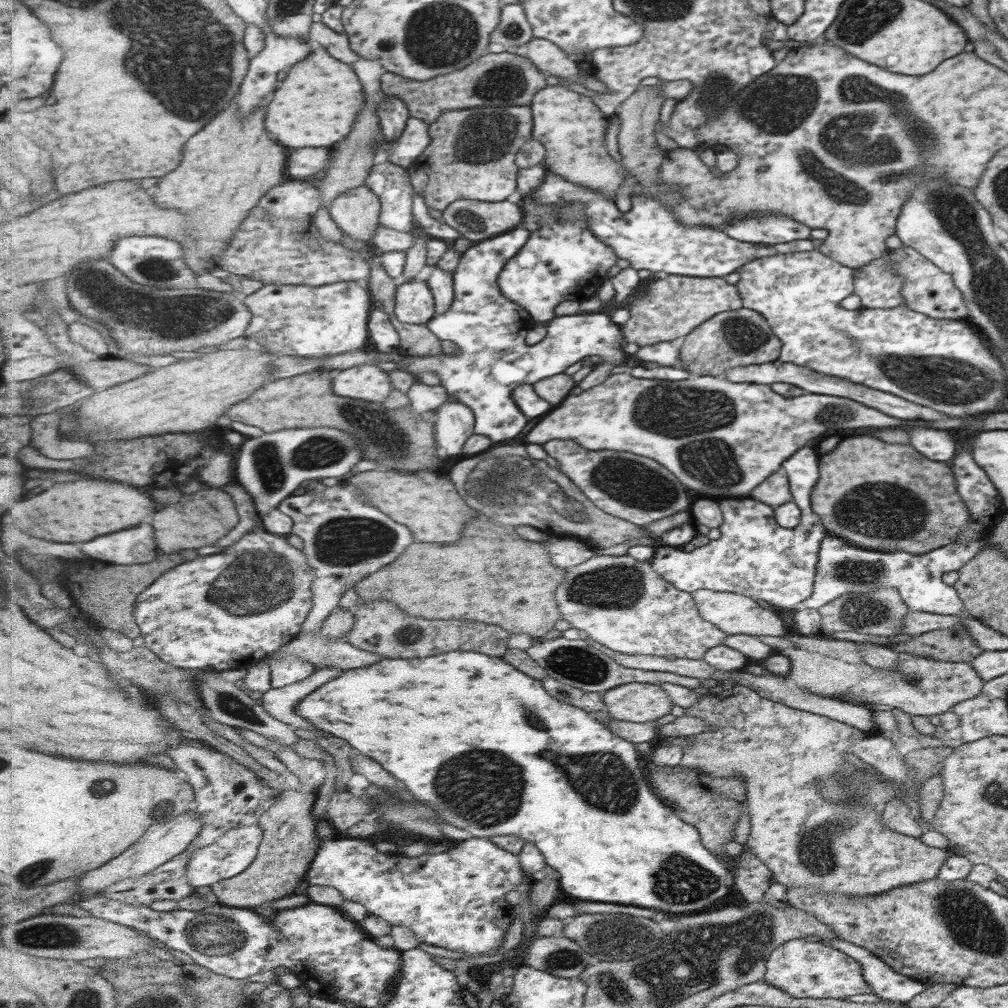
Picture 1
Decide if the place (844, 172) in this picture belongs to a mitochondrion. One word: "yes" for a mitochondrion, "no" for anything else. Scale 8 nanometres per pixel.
yes

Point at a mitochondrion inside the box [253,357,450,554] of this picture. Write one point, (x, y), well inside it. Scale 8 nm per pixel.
(396, 445)

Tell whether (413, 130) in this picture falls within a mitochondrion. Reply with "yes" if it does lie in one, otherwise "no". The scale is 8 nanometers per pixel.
no

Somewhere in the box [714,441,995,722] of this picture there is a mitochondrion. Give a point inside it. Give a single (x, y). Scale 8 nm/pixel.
(876, 512)

